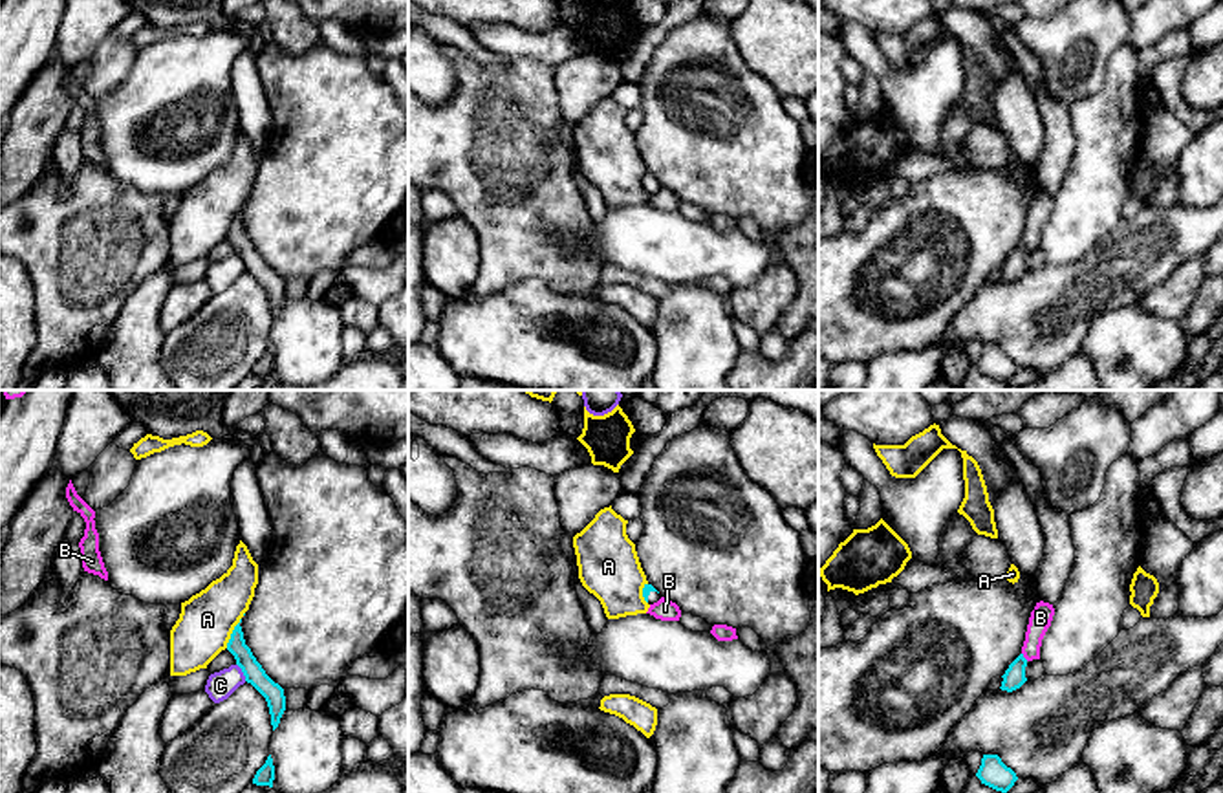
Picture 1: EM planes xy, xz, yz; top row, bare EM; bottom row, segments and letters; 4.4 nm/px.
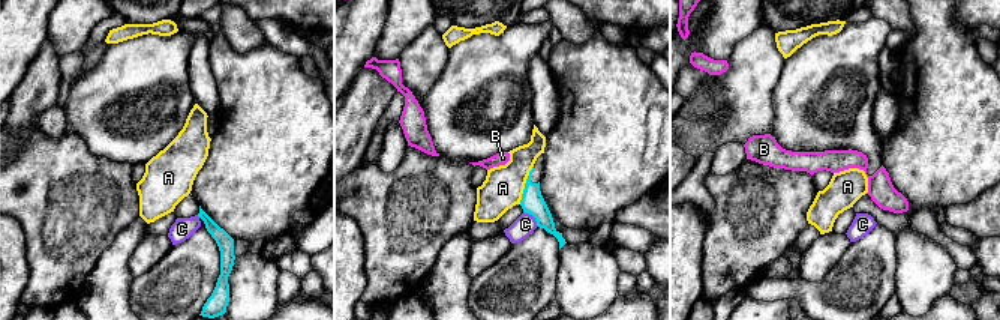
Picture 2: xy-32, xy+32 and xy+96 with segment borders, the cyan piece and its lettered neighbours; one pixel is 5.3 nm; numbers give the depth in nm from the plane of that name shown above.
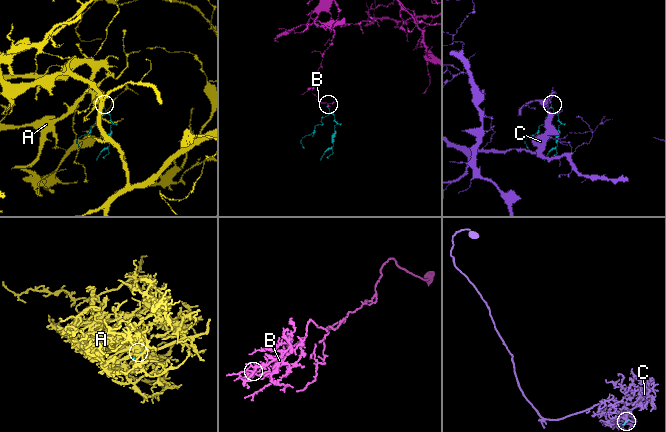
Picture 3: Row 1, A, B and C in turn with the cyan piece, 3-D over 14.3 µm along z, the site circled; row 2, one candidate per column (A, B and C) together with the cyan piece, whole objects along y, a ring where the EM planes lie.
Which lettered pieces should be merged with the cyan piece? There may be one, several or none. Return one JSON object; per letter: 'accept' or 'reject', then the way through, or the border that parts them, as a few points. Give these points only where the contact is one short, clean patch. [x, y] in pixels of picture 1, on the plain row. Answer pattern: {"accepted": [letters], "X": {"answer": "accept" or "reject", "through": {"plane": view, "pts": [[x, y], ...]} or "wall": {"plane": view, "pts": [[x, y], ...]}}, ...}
{"accepted": [], "A": {"answer": "reject", "wall": {"plane": "xy", "pts": [[240, 207], [226, 237]]}}, "B": {"answer": "reject", "wall": {"plane": "yz", "pts": [[1022, 242], [1028, 249]]}}, "C": {"answer": "reject", "wall": {"plane": "xy", "pts": [[237, 253], [246, 270]]}}}

